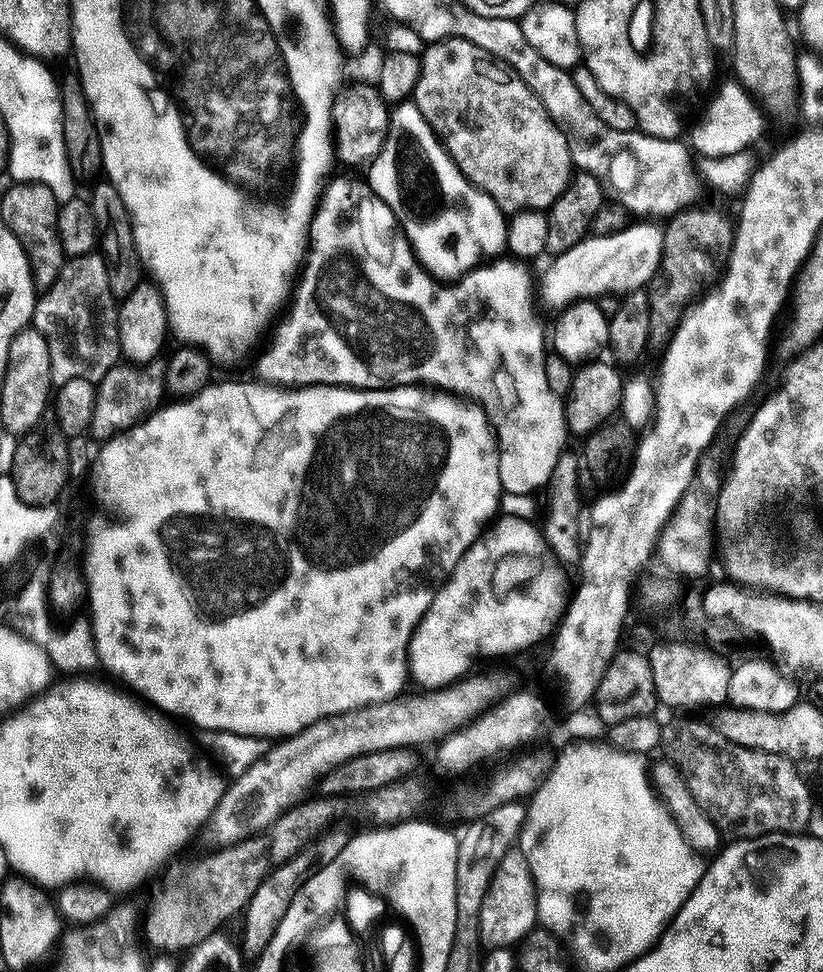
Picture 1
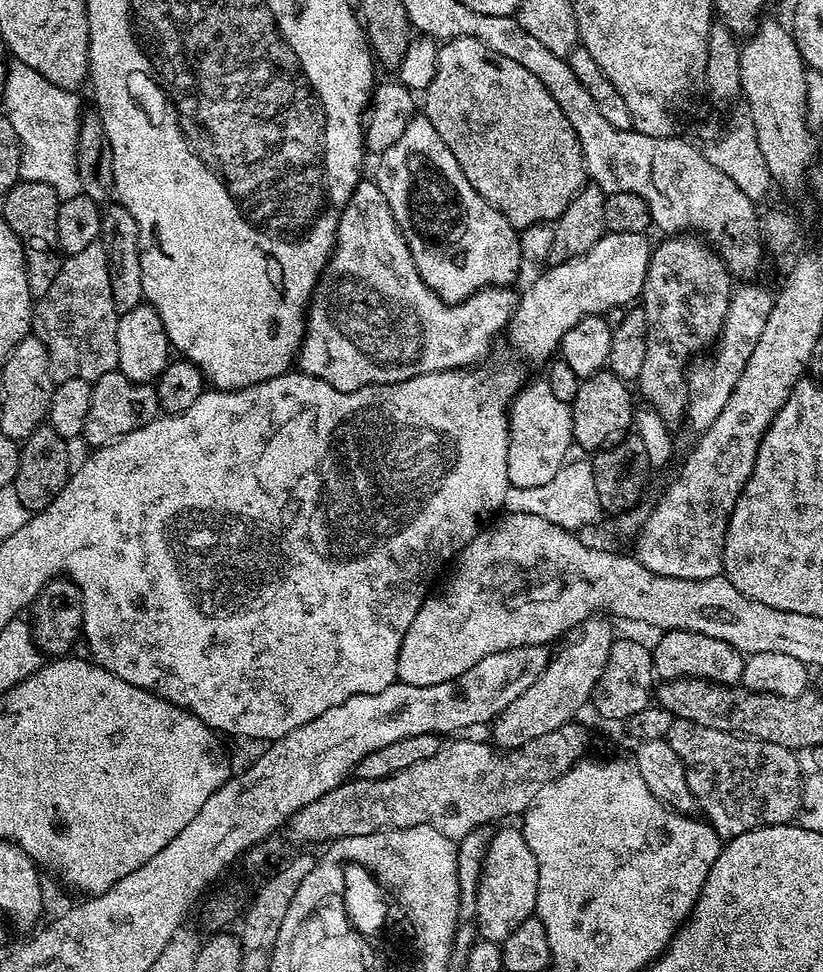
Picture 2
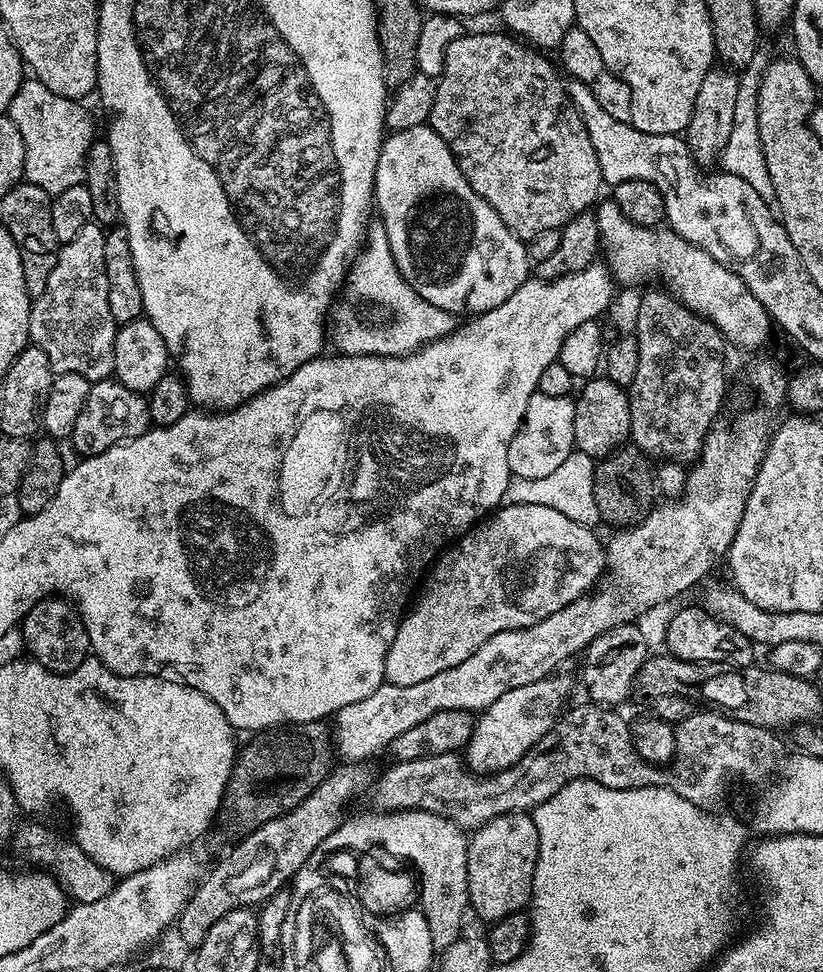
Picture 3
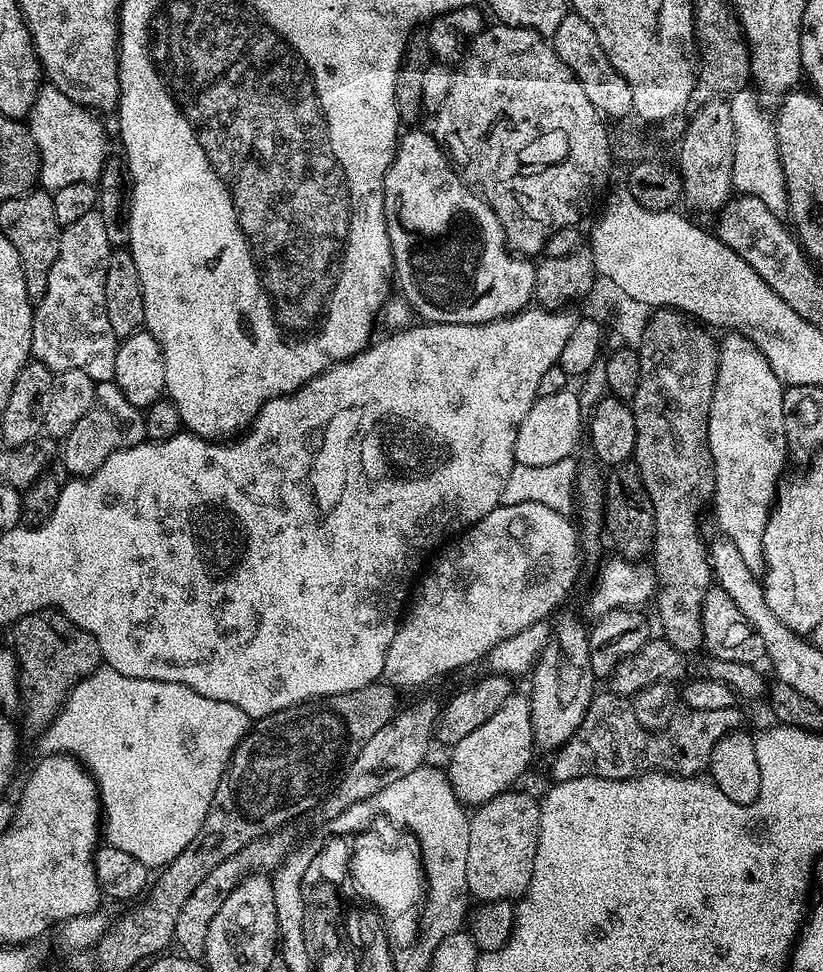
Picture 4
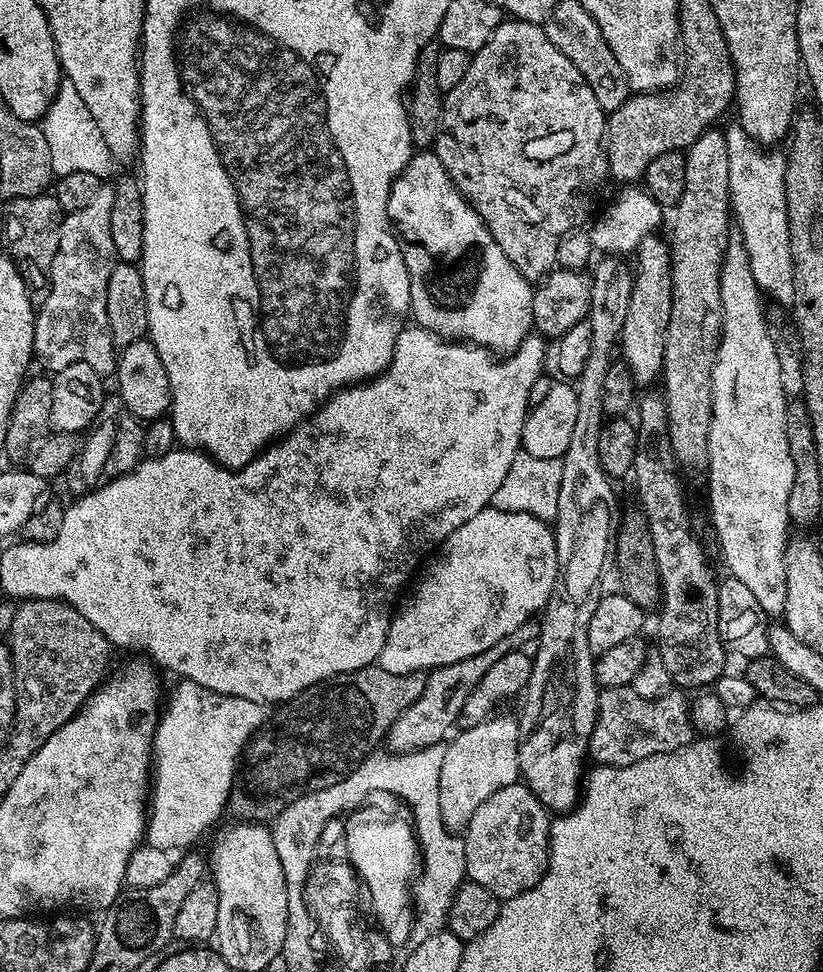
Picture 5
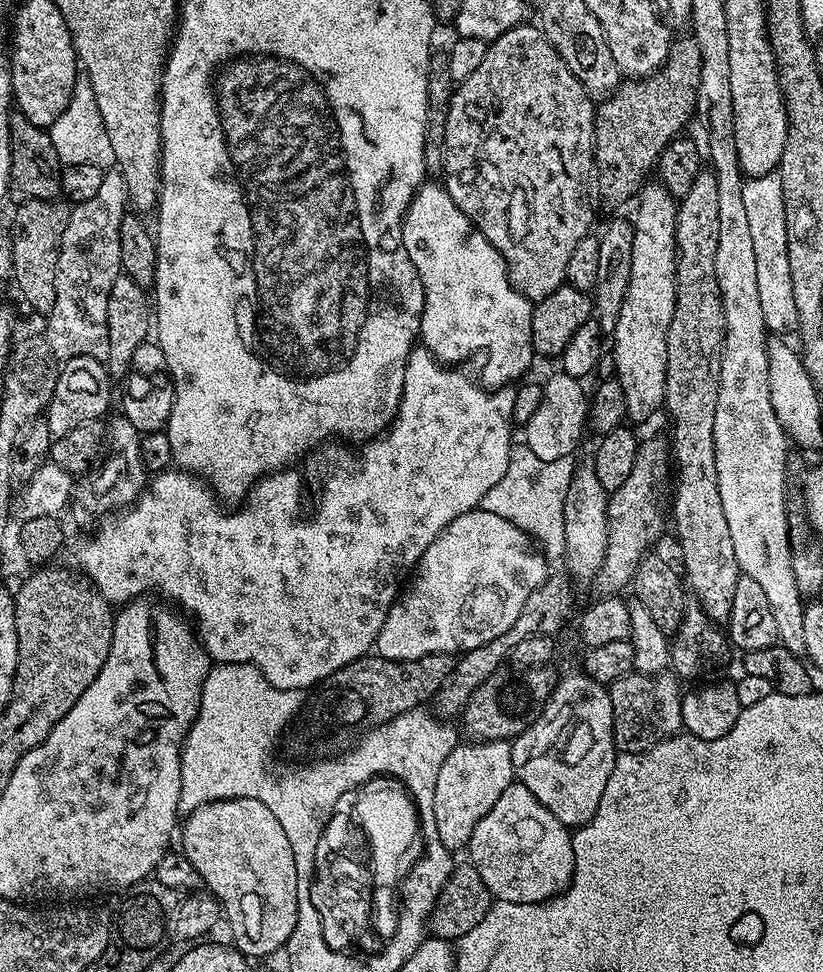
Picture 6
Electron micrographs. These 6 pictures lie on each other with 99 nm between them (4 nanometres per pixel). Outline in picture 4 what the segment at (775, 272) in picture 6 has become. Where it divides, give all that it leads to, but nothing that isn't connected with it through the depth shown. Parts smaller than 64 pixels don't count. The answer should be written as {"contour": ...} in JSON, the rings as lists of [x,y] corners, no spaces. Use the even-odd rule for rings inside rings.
{"contour":[[[751,87],[740,88],[732,93],[728,105],[734,126],[732,187],[741,196],[753,196],[758,198],[758,202],[766,202],[772,213],[783,217],[788,210],[788,195],[773,117],[764,114],[765,109]]]}

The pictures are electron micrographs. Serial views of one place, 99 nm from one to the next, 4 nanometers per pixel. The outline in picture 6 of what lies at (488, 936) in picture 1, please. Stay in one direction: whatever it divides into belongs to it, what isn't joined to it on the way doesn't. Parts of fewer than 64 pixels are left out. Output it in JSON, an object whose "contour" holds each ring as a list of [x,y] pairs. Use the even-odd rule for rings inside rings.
{"contour":[[[519,782],[506,786],[502,798],[490,806],[490,814],[474,826],[466,855],[472,859],[470,867],[478,870],[478,878],[486,882],[486,890],[496,900],[545,904],[559,896],[572,881],[572,832]]]}

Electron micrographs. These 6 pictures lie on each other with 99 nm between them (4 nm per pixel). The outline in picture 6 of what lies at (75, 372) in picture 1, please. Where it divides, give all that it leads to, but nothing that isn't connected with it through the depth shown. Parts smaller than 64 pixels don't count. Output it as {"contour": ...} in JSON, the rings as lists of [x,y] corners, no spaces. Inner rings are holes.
{"contour":[[[108,170],[98,194],[94,194],[90,202],[75,205],[68,213],[68,224],[60,239],[56,259],[56,298],[52,307],[47,309],[48,325],[44,328],[47,351],[53,357],[56,355],[57,361],[75,356],[107,361],[106,302],[110,298],[110,286],[114,286],[122,274],[118,230],[128,207],[128,191],[122,174],[118,170]]]}

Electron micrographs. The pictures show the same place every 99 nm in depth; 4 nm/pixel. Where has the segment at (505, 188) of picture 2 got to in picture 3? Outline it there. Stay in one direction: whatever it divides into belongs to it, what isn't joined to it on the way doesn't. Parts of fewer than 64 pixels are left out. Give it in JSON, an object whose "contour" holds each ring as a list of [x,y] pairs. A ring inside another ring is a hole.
{"contour":[[[503,31],[500,32],[476,32],[473,36],[465,34],[454,38],[454,42],[450,42],[450,46],[446,46],[446,62],[442,74],[436,80],[436,98],[432,107],[430,126],[446,142],[446,146],[454,154],[466,182],[470,182],[472,189],[496,211],[498,218],[502,218],[502,222],[506,222],[506,226],[515,236],[530,238],[534,234],[542,234],[542,230],[563,228],[572,217],[580,212],[589,211],[597,203],[596,195],[599,194],[600,188],[602,189],[600,167],[598,166],[598,154],[594,154],[594,146],[590,142],[590,134],[586,134],[586,126],[582,122],[580,113],[568,98],[568,89],[565,81],[563,79],[560,81],[561,73],[558,71],[557,65],[553,61],[552,65],[544,57],[547,55],[543,51],[537,50]]]}

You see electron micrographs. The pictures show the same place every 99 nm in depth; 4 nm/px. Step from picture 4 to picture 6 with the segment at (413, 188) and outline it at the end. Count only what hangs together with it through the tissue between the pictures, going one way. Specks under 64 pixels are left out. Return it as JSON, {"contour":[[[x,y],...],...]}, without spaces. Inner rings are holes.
{"contour":[[[425,182],[412,195],[410,206],[402,213],[398,235],[424,291],[419,334],[423,347],[445,366],[460,366],[463,365],[463,360],[468,360],[471,356],[481,356],[484,361],[480,364],[478,380],[489,390],[515,385],[521,379],[519,376],[531,366],[532,360],[534,361],[534,304],[516,291],[508,281],[508,267],[502,254],[498,254],[498,250],[490,246],[488,239],[472,224],[472,219],[462,214],[462,210],[458,210],[454,198],[450,198],[448,189],[440,182]]]}

